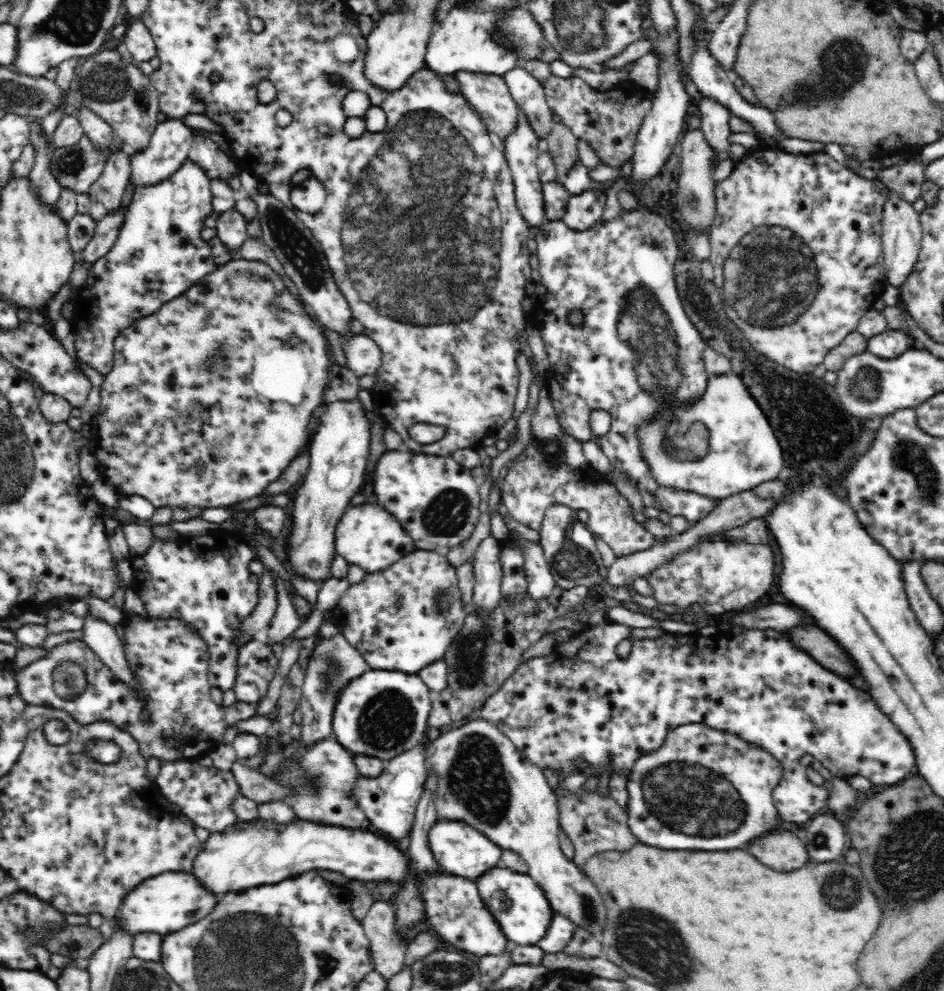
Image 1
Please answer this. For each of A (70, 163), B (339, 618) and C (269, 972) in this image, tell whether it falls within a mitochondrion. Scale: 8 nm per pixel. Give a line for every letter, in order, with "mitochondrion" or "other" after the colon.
A: mitochondrion
B: other
C: mitochondrion

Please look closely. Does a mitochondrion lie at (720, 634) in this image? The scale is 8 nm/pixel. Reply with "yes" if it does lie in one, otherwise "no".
no

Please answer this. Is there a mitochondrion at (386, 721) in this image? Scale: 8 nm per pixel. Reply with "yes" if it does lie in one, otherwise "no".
yes

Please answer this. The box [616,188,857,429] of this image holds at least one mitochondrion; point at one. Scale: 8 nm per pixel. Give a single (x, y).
(771, 275)

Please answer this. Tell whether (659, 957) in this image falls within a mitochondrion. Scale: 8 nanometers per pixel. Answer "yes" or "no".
yes

